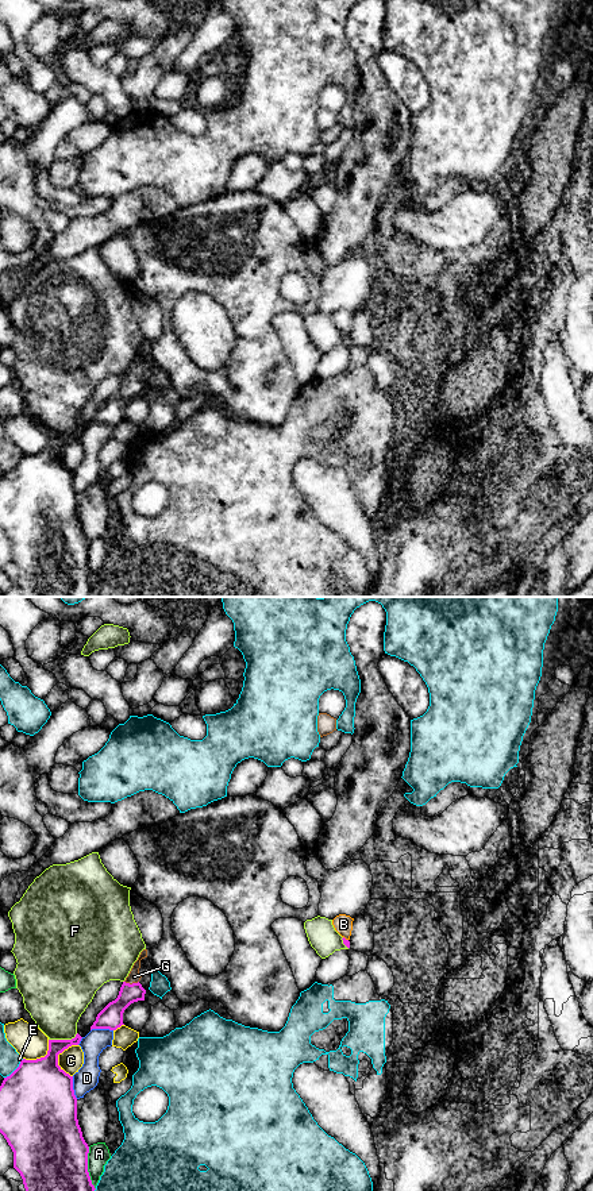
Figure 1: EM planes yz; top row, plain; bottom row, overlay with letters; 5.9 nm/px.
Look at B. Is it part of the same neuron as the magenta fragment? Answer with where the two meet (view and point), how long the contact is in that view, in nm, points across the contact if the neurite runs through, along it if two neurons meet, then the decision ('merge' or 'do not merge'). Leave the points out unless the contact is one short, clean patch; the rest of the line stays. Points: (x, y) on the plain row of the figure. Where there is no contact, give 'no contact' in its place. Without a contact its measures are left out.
meets magenta in yz at (345, 334); contact 40 nm long; border along yz (343, 331), (347, 335); do not merge

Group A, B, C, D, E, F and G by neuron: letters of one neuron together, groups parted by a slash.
A / B / C / D / E / F / G

